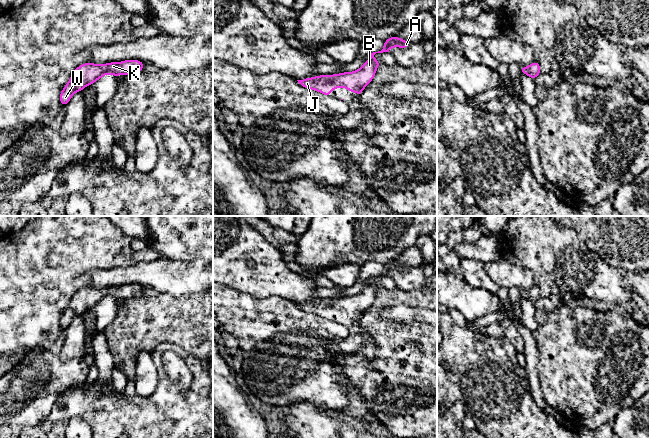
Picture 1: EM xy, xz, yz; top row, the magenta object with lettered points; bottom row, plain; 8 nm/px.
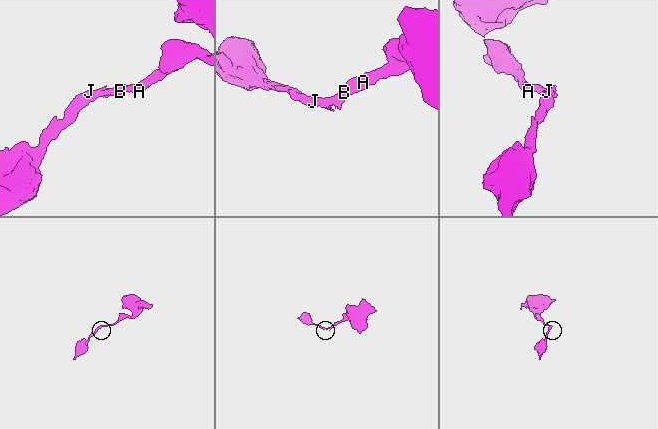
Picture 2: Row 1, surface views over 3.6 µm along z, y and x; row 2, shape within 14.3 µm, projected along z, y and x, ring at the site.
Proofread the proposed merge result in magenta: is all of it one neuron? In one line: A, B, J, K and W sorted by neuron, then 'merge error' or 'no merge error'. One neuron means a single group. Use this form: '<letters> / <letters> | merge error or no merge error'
A B J K W | no merge error

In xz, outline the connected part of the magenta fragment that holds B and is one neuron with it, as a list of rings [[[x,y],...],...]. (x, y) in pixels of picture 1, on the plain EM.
[[[393,260],[387,264],[385,264],[384,271],[381,275],[378,276],[373,276],[369,278],[370,284],[367,284],[360,293],[354,295],[354,296],[344,296],[341,298],[333,298],[331,300],[325,300],[325,299],[319,299],[317,301],[311,301],[303,304],[297,304],[298,307],[308,313],[316,314],[324,319],[331,320],[331,314],[332,313],[337,313],[339,311],[345,311],[348,313],[350,316],[356,316],[358,321],[362,317],[363,313],[372,305],[372,303],[375,300],[375,296],[378,292],[378,290],[381,288],[378,286],[375,282],[374,279],[376,277],[383,277],[383,276],[389,276],[389,274],[392,271],[400,271],[400,272],[406,272],[411,269],[410,266],[402,264],[398,262],[397,260]]]

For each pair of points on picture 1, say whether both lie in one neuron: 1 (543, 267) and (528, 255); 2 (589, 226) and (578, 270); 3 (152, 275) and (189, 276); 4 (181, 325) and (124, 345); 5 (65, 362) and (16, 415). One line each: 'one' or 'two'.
1: one
2: two
3: one
4: one
5: one

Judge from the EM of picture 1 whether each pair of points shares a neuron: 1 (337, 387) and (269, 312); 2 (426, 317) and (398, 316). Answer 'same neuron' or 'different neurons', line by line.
1: same neuron
2: same neuron

